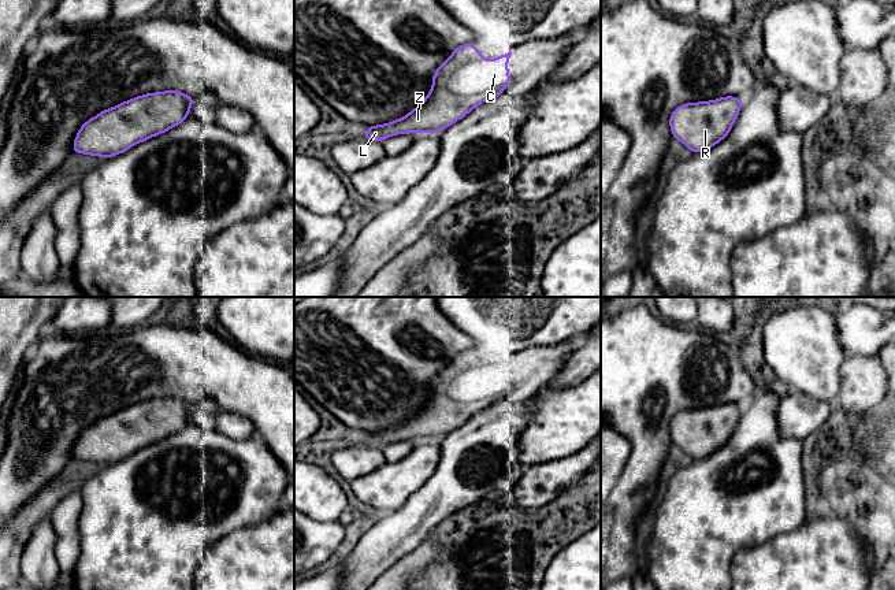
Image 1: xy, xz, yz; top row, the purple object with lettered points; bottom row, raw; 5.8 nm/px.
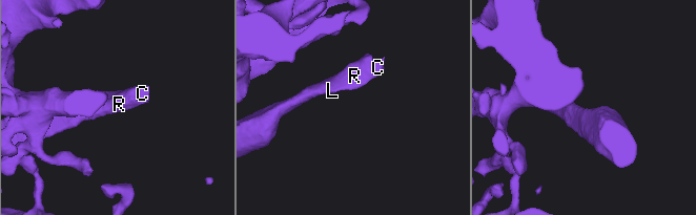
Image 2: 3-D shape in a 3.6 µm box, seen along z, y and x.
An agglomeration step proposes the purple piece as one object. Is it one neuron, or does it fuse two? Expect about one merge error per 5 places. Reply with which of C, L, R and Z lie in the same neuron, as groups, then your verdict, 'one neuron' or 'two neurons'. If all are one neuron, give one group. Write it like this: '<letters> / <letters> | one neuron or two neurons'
C L R Z | one neuron

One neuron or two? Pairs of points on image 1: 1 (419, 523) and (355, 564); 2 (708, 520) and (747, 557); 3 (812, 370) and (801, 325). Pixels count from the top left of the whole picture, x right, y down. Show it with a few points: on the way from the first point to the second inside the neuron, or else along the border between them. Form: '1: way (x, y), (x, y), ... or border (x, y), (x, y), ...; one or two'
1: way (403, 530), (393, 535), (371, 557); one
2: border (771, 537), (743, 546), (728, 575); two
3: way (808, 359), (801, 347), (801, 336); one

